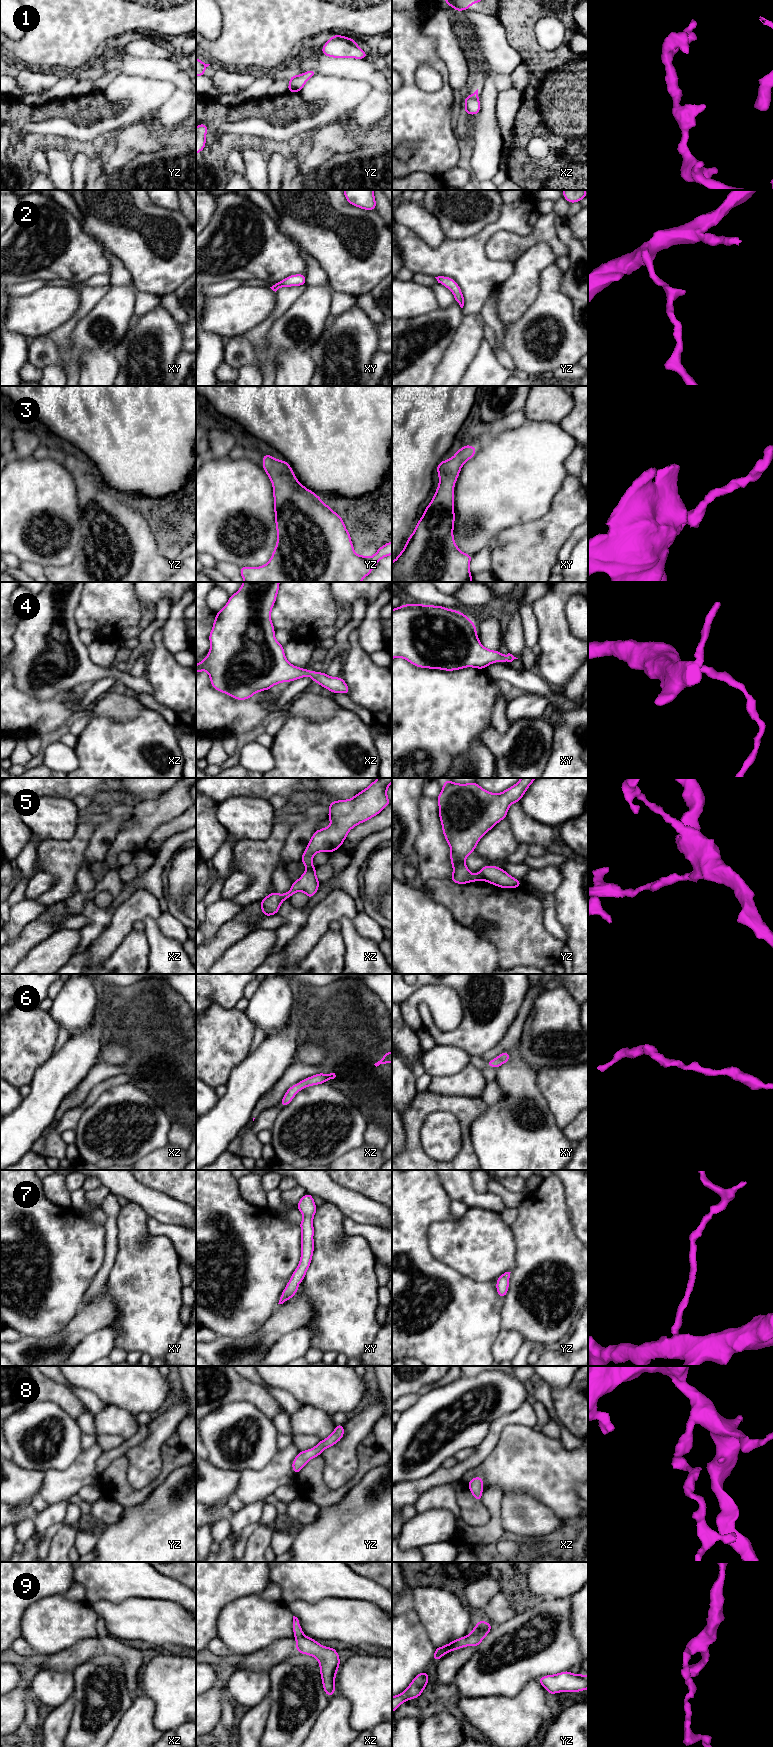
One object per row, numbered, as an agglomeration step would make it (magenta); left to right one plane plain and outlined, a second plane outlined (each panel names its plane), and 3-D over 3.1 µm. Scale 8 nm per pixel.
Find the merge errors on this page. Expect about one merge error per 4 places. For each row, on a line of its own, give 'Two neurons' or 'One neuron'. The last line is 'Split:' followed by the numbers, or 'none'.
1: One neuron
2: One neuron
3: One neuron
4: One neuron
5: Two neurons
6: One neuron
7: One neuron
8: One neuron
9: One neuron
Split: 5

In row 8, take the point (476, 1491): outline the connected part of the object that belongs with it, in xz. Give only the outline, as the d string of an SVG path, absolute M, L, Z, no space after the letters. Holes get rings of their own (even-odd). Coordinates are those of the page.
M474 1477L468 1482L467 1485L474 1498L478 1501L482 1501L482 1492L484 1488L482 1477Z

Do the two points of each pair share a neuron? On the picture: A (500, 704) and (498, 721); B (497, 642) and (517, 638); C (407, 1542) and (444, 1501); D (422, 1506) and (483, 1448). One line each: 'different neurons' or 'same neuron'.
A: same neuron
B: different neurons
C: different neurons
D: different neurons

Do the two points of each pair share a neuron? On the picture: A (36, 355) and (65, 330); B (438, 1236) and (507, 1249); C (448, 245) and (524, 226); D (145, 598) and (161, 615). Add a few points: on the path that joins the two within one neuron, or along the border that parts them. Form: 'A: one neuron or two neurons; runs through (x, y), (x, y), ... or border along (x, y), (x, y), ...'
A: two neurons; border along (48, 335), (58, 347), (63, 361)
B: one neuron; runs through (455, 1240), (490, 1249)
C: one neuron; runs through (467, 246), (474, 246), (492, 228), (505, 226)
D: two neurons; border along (171, 605), (166, 599), (161, 599), (154, 607)

